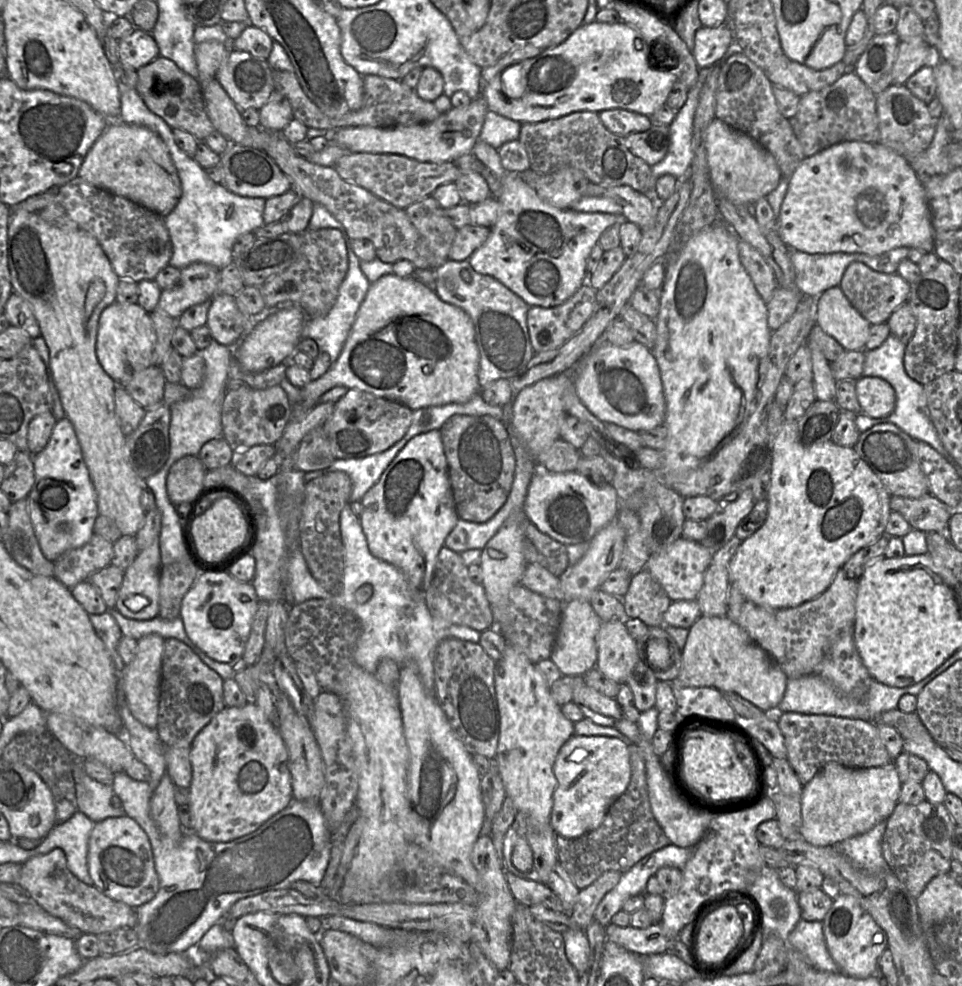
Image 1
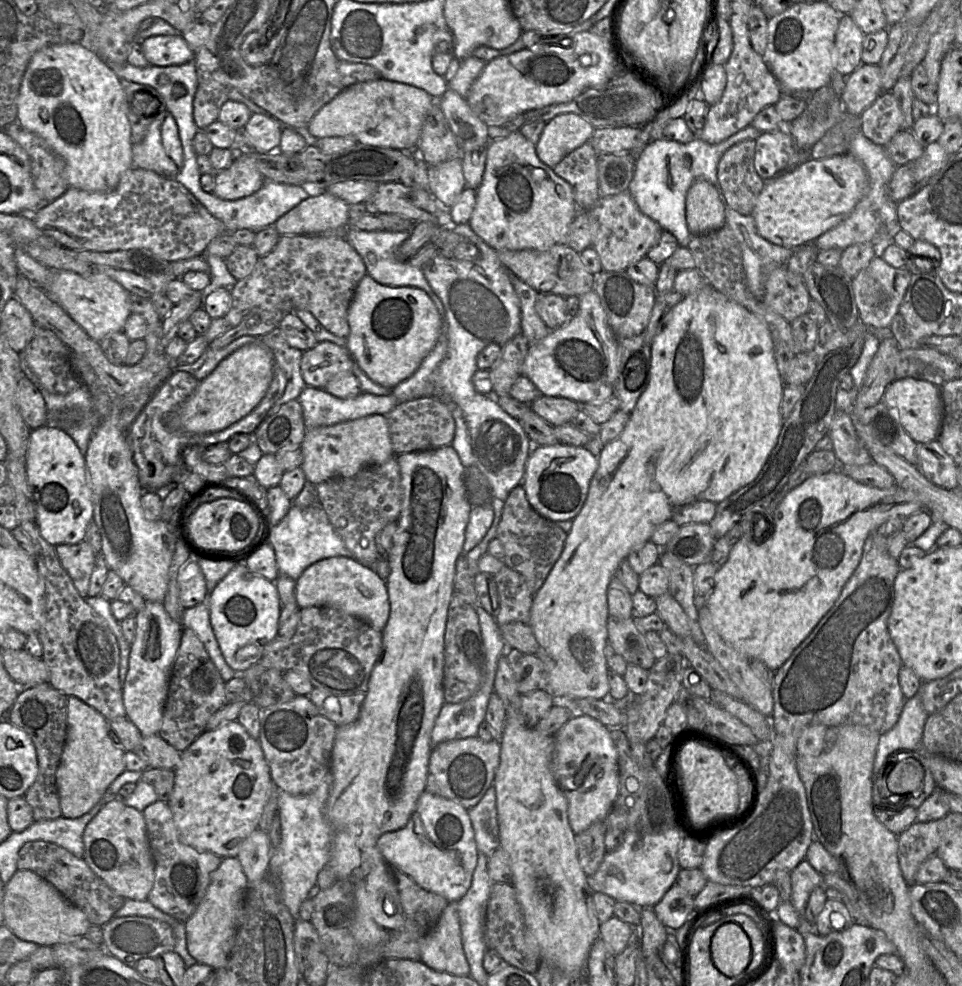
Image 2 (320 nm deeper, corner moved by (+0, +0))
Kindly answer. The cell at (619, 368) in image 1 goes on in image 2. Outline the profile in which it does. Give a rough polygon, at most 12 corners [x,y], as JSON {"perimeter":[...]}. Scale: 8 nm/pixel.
{"perimeter":[[597,293],[528,348],[522,375],[579,405],[614,396],[619,341]]}

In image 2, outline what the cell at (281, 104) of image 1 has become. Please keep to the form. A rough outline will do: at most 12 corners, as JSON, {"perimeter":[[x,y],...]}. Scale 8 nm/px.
{"perimeter":[[253,113],[243,128],[256,152],[278,150],[283,124]]}

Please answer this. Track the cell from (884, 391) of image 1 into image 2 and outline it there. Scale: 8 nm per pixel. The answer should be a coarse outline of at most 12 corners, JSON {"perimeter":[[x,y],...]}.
{"perimeter":[[894,380],[882,402],[915,442],[937,440],[939,386]]}

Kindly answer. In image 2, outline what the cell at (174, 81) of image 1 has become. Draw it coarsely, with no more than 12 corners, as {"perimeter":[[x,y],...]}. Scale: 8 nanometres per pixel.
{"perimeter":[[198,84],[193,118],[199,130],[218,120],[226,86]]}

